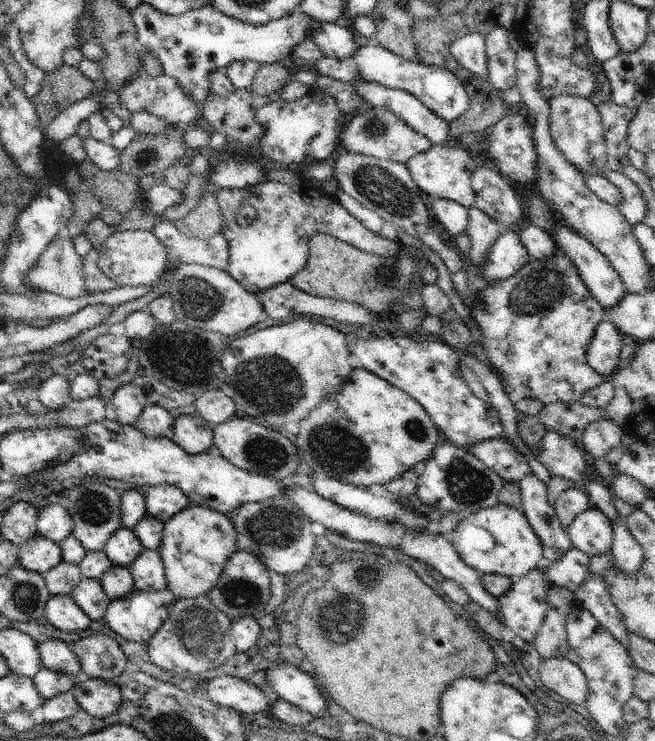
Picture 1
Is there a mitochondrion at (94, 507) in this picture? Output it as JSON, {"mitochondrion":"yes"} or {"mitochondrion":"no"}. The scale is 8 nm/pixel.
{"mitochondrion":"yes"}

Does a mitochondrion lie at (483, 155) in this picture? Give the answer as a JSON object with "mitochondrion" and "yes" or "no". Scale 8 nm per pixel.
{"mitochondrion":"no"}

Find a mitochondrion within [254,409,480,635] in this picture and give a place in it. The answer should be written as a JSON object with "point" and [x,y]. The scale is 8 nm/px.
{"point":[334,448]}

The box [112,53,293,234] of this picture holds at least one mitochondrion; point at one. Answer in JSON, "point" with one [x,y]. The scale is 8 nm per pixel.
{"point":[146,156]}

